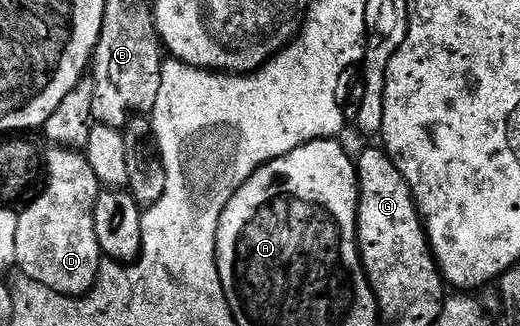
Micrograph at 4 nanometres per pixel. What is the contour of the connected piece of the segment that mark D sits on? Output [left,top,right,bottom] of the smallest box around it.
[16,149,104,297]

